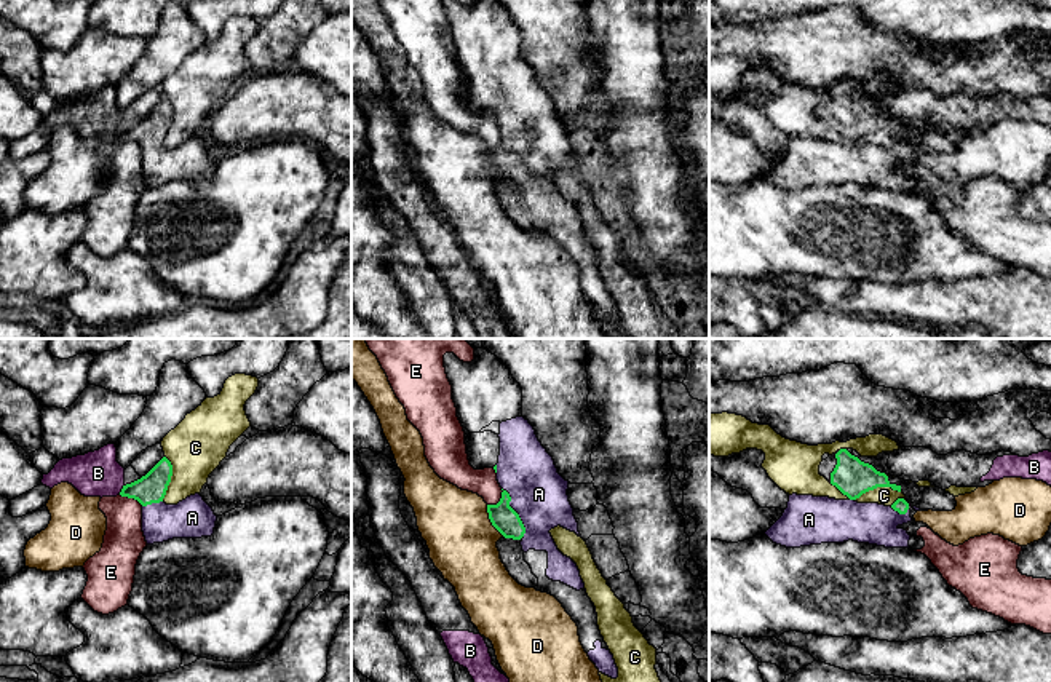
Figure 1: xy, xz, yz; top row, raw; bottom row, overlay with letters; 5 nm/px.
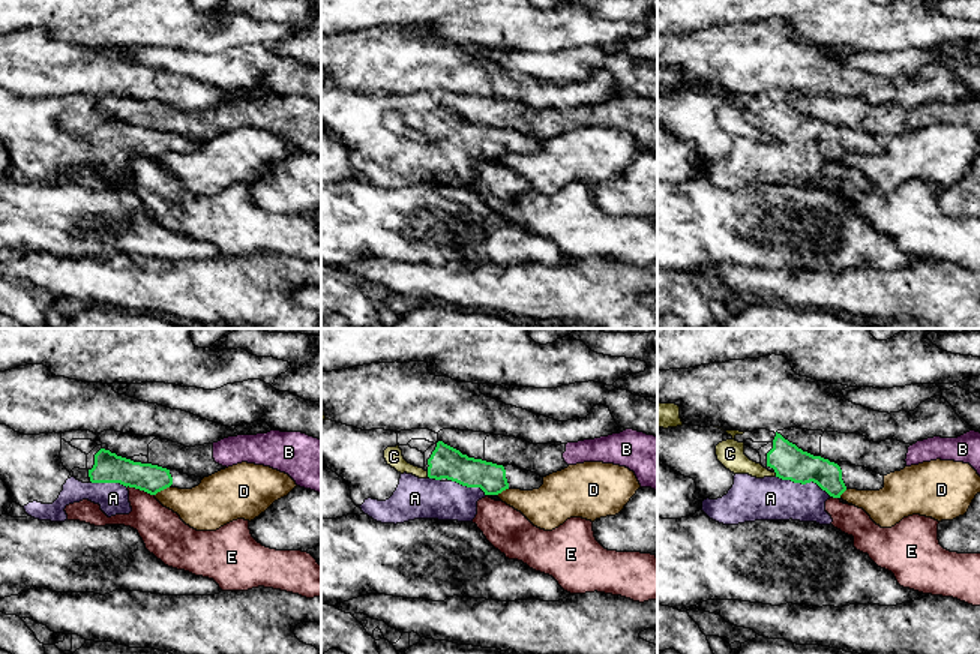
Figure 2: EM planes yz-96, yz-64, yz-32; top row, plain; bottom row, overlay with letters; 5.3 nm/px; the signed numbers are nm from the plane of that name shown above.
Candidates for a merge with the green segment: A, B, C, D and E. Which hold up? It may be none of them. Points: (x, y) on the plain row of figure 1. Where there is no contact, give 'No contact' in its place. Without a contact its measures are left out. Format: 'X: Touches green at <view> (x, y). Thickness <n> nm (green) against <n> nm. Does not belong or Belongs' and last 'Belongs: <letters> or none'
A: Touches green at xz (515, 154). Thickness 140 nm (green) against 280 nm. Belongs
B: Touches green at xy (122, 131). Thickness 150 nm (green) against 220 nm. Does not belong
C: Touches green at yz (877, 128). Thickness 190 nm (green) against 100 nm. Does not belong
D: Touches green at xz (491, 163). Thickness 140 nm (green) against 340 nm. Does not belong
E: Touches green at xz (500, 142). Thickness 140 nm (green) against 140 nm. Does not belong
Belongs: A

